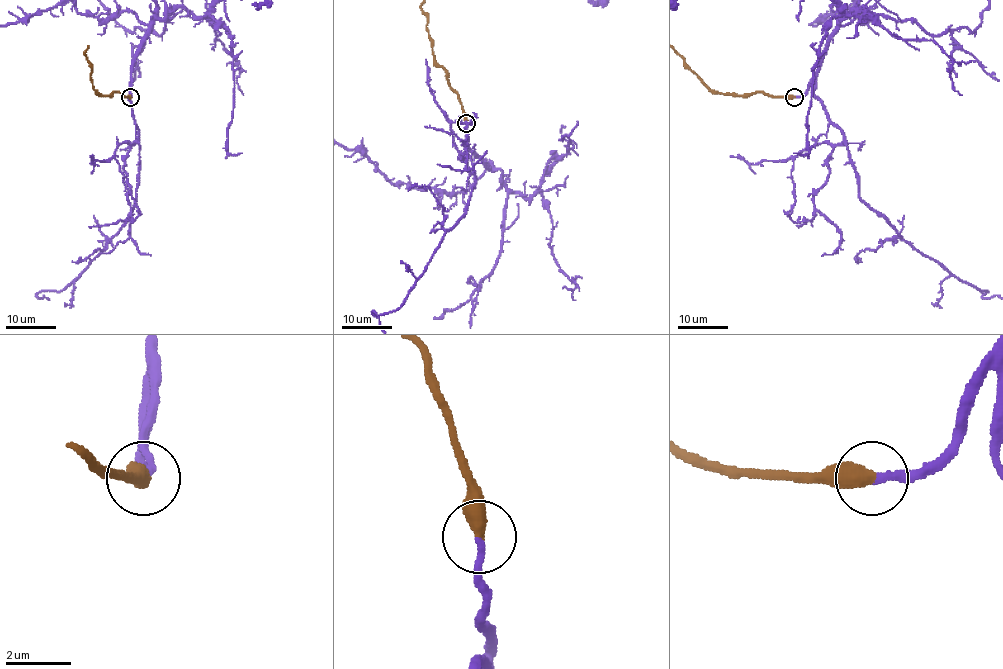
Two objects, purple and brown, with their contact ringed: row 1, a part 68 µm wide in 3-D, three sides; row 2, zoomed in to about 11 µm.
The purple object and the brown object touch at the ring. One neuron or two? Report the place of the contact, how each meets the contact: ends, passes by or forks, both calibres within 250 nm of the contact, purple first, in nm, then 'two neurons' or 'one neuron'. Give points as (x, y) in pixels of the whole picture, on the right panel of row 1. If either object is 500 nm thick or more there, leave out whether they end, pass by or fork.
at (794, 97); purple ends there; brown ends there; 240 nm thick on the purple side, 480 nm on the other; one neuron

